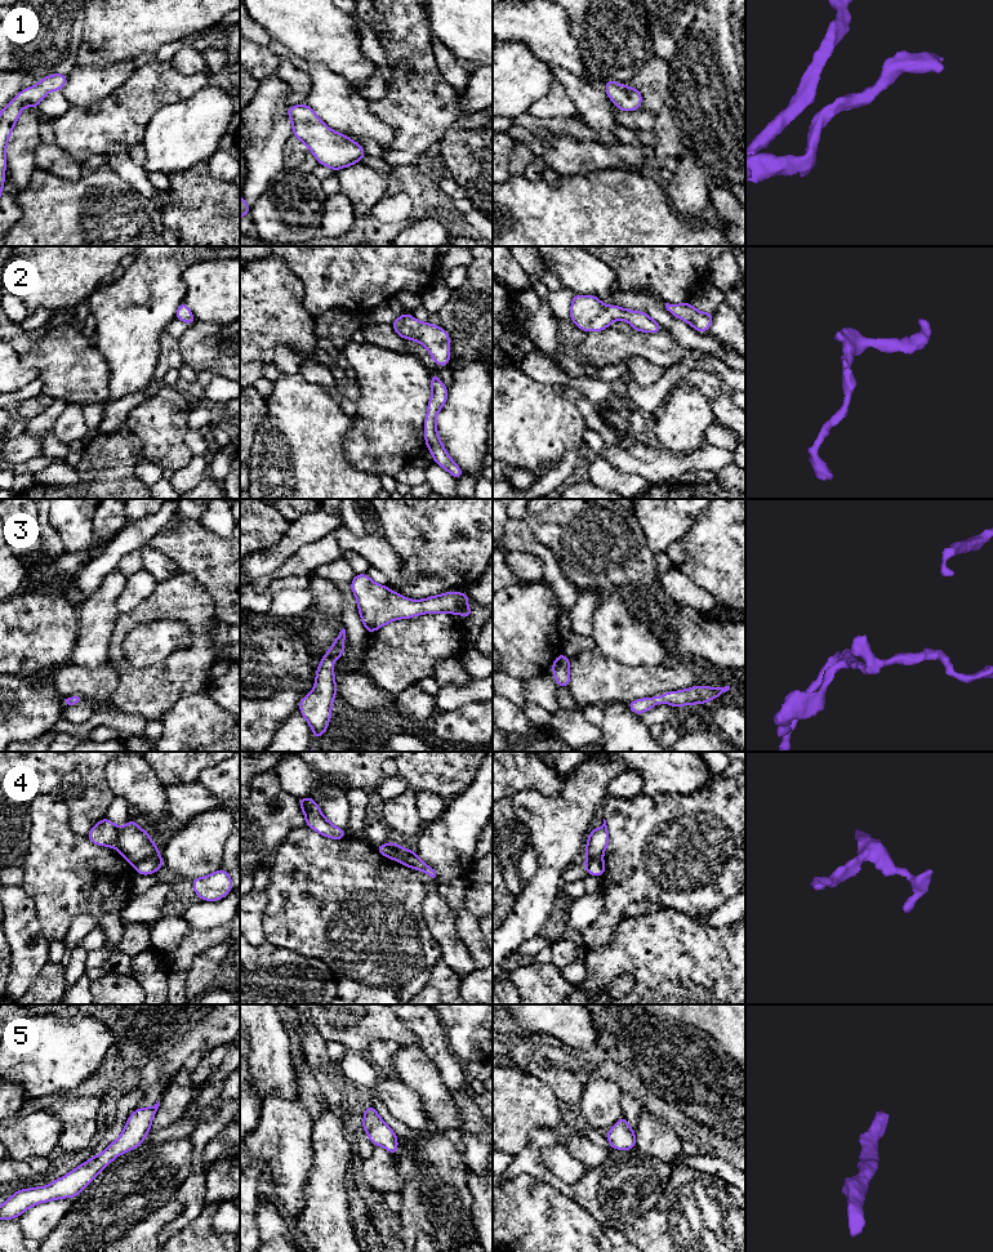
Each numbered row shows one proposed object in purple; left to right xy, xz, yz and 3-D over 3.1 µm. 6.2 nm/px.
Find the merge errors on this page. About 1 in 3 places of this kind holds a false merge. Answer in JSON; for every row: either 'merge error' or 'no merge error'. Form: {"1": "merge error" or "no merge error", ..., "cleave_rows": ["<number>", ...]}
{"1": "no merge error", "2": "no merge error", "3": "no merge error", "4": "merge error", "5": "no merge error", "cleave_rows": ["4"]}

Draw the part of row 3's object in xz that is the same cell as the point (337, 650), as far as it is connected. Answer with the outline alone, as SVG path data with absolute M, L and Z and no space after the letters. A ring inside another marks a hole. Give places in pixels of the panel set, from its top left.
M343 628L316 668L313 690L299 701L299 712L311 726L315 740L321 738L330 722L331 705L337 695L335 676L331 667L334 660L344 654L344 640L346 629Z

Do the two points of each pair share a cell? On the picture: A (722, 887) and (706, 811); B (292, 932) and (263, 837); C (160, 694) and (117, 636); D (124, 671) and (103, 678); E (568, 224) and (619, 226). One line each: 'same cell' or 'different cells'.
A: same cell
B: different cells
C: same cell
D: different cells
E: same cell

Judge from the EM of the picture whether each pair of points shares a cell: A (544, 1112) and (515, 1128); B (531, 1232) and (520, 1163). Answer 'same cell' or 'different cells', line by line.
A: same cell
B: different cells

